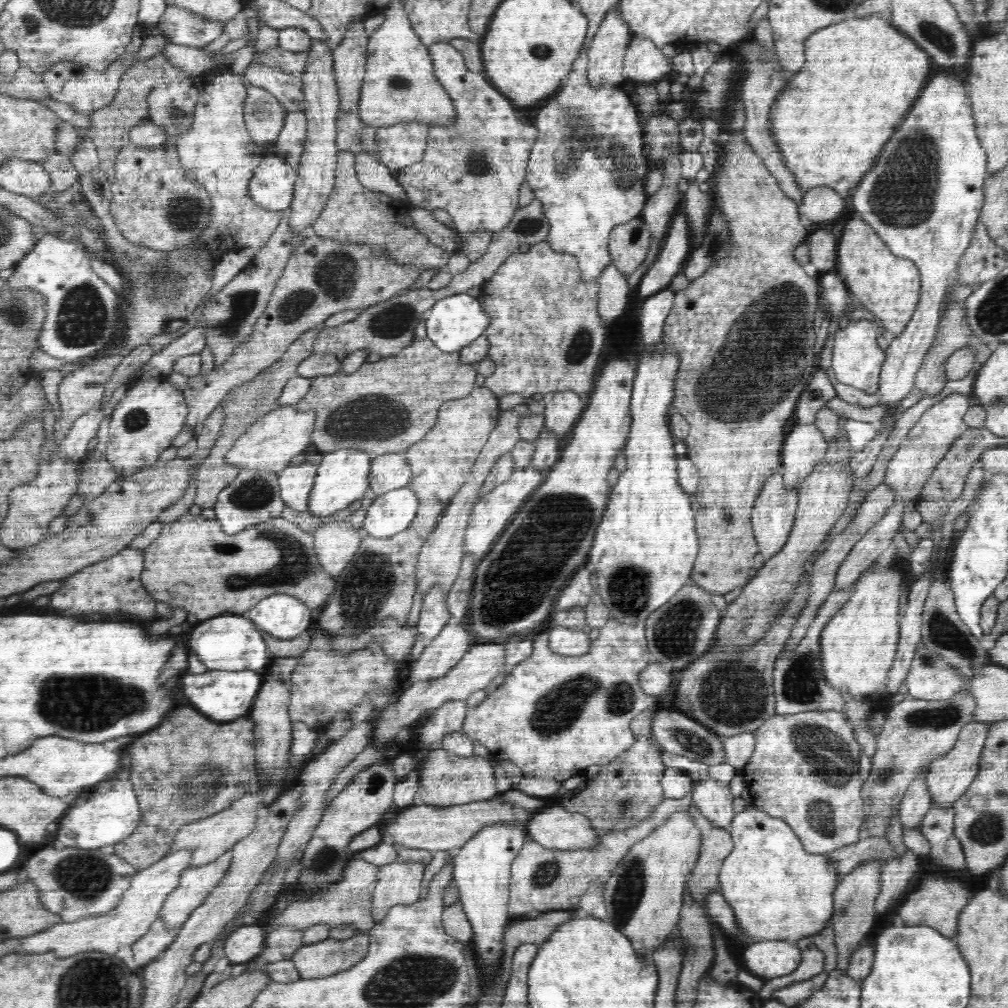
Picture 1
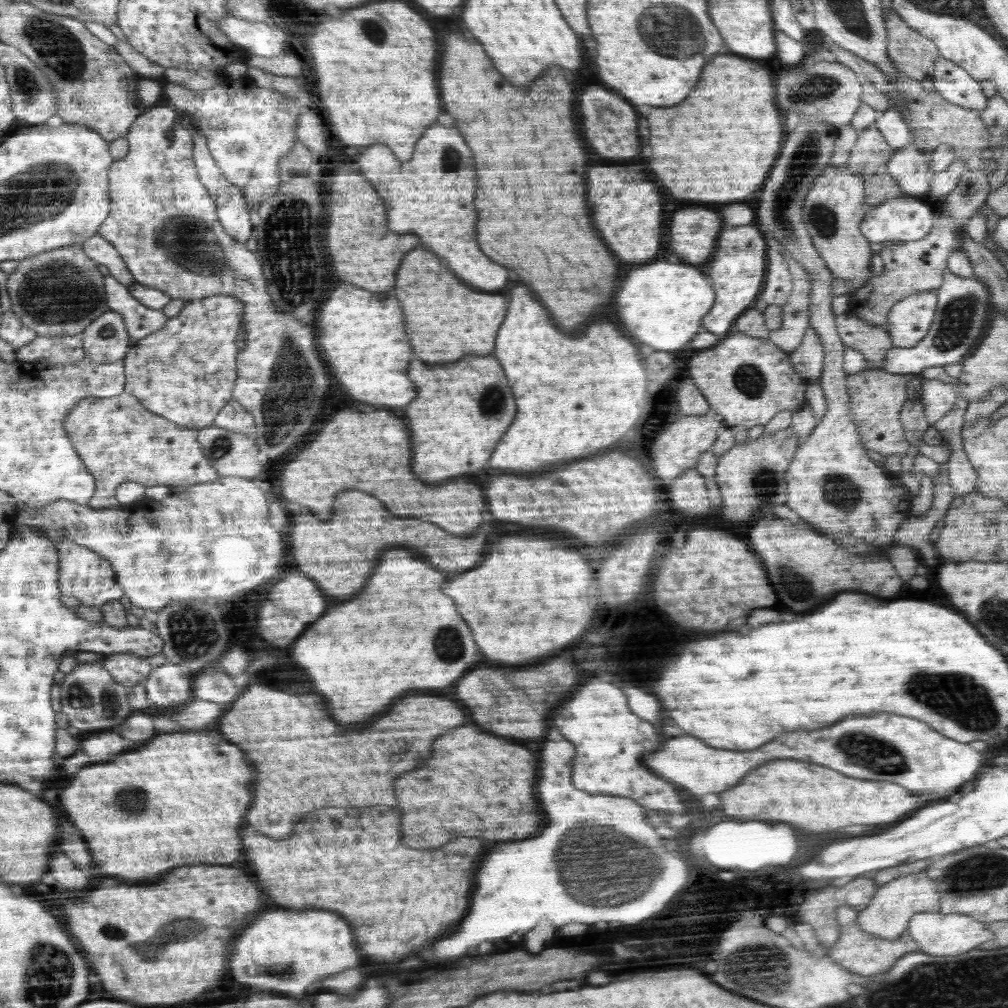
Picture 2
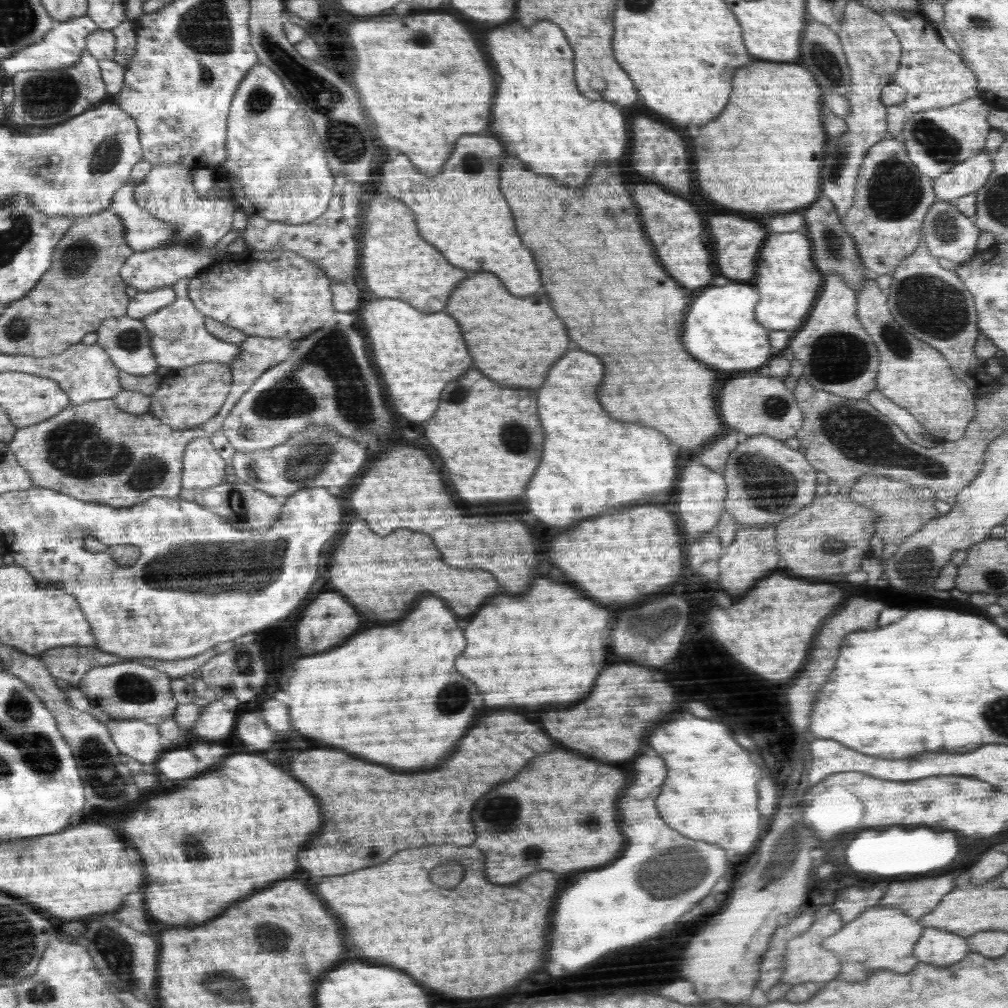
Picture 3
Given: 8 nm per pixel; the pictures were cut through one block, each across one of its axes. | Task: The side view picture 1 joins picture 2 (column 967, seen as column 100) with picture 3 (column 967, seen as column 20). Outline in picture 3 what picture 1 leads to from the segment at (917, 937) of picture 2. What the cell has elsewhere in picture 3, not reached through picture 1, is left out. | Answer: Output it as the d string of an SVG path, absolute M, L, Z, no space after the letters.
M925 927L914 954L920 963L947 967L968 956L970 946L968 938L953 932Z

